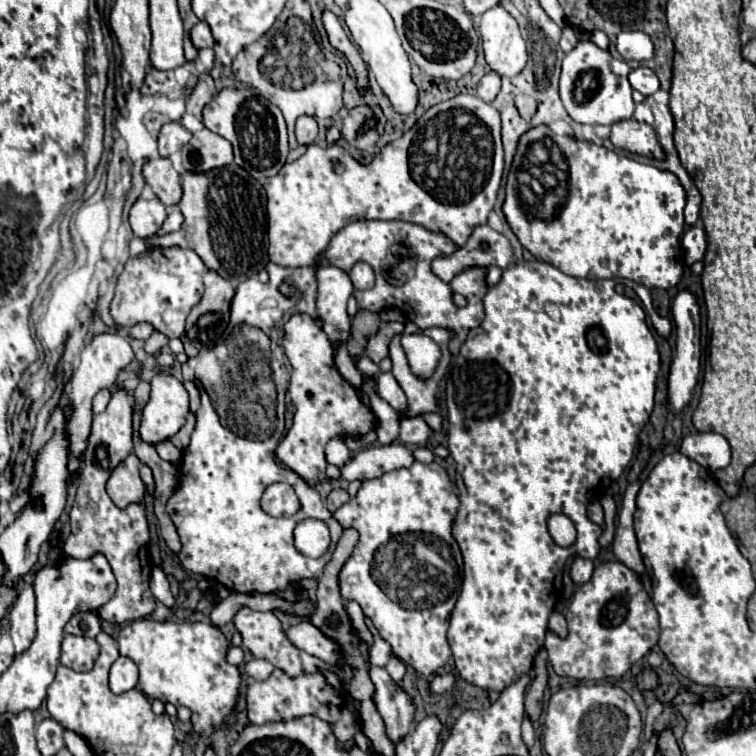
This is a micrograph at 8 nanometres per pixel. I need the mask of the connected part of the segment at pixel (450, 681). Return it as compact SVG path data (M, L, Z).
M441 672L429 682L429 692L431 694L441 694L445 696L455 688L455 674L453 672Z

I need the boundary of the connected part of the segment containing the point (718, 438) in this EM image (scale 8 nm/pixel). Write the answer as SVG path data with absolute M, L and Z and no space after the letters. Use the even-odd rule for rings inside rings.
M697 432L685 436L681 442L681 454L709 472L717 472L731 462L729 442L717 432Z

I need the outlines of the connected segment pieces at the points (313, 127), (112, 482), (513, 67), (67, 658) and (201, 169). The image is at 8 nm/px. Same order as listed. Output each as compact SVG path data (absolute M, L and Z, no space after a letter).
M301 116L297 120L295 134L297 134L299 144L305 144L305 146L311 144L317 138L317 120L313 116Z
M133 452L111 472L111 478L107 480L107 492L119 508L127 508L129 504L143 500L145 486L139 478L139 458Z
M495 6L481 16L479 32L485 60L499 76L515 76L525 68L527 50L517 20L503 8Z
M67 634L61 644L61 664L75 672L89 672L97 660L99 646L93 638Z
M203 128L195 132L191 142L181 150L181 158L183 170L193 174L207 174L209 170L231 164L233 148L223 136Z

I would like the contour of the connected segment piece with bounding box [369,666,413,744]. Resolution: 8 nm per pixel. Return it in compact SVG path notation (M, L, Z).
M371 666L369 676L375 684L375 704L379 714L385 720L385 730L387 730L387 738L397 744L401 740L405 740L405 736L409 736L411 732L411 720L413 720L413 704L411 704L411 696L407 696L385 672L385 668L379 666Z

